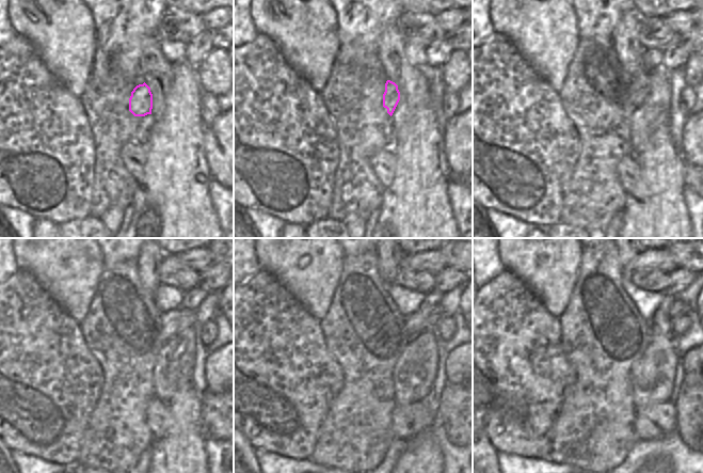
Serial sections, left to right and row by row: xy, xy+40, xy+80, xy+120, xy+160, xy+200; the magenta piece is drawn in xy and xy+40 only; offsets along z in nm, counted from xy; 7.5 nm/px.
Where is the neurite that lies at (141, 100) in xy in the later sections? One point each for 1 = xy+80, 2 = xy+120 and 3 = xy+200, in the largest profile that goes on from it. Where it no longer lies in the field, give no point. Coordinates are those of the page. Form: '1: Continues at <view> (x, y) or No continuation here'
1: Continues at xy+80 (640, 85)
2: Continues at xy+120 (171, 320)
3: Continues at xy+200 (680, 308)

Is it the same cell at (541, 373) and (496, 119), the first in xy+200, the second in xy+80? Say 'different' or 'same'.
same

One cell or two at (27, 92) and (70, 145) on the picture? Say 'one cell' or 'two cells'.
one cell

